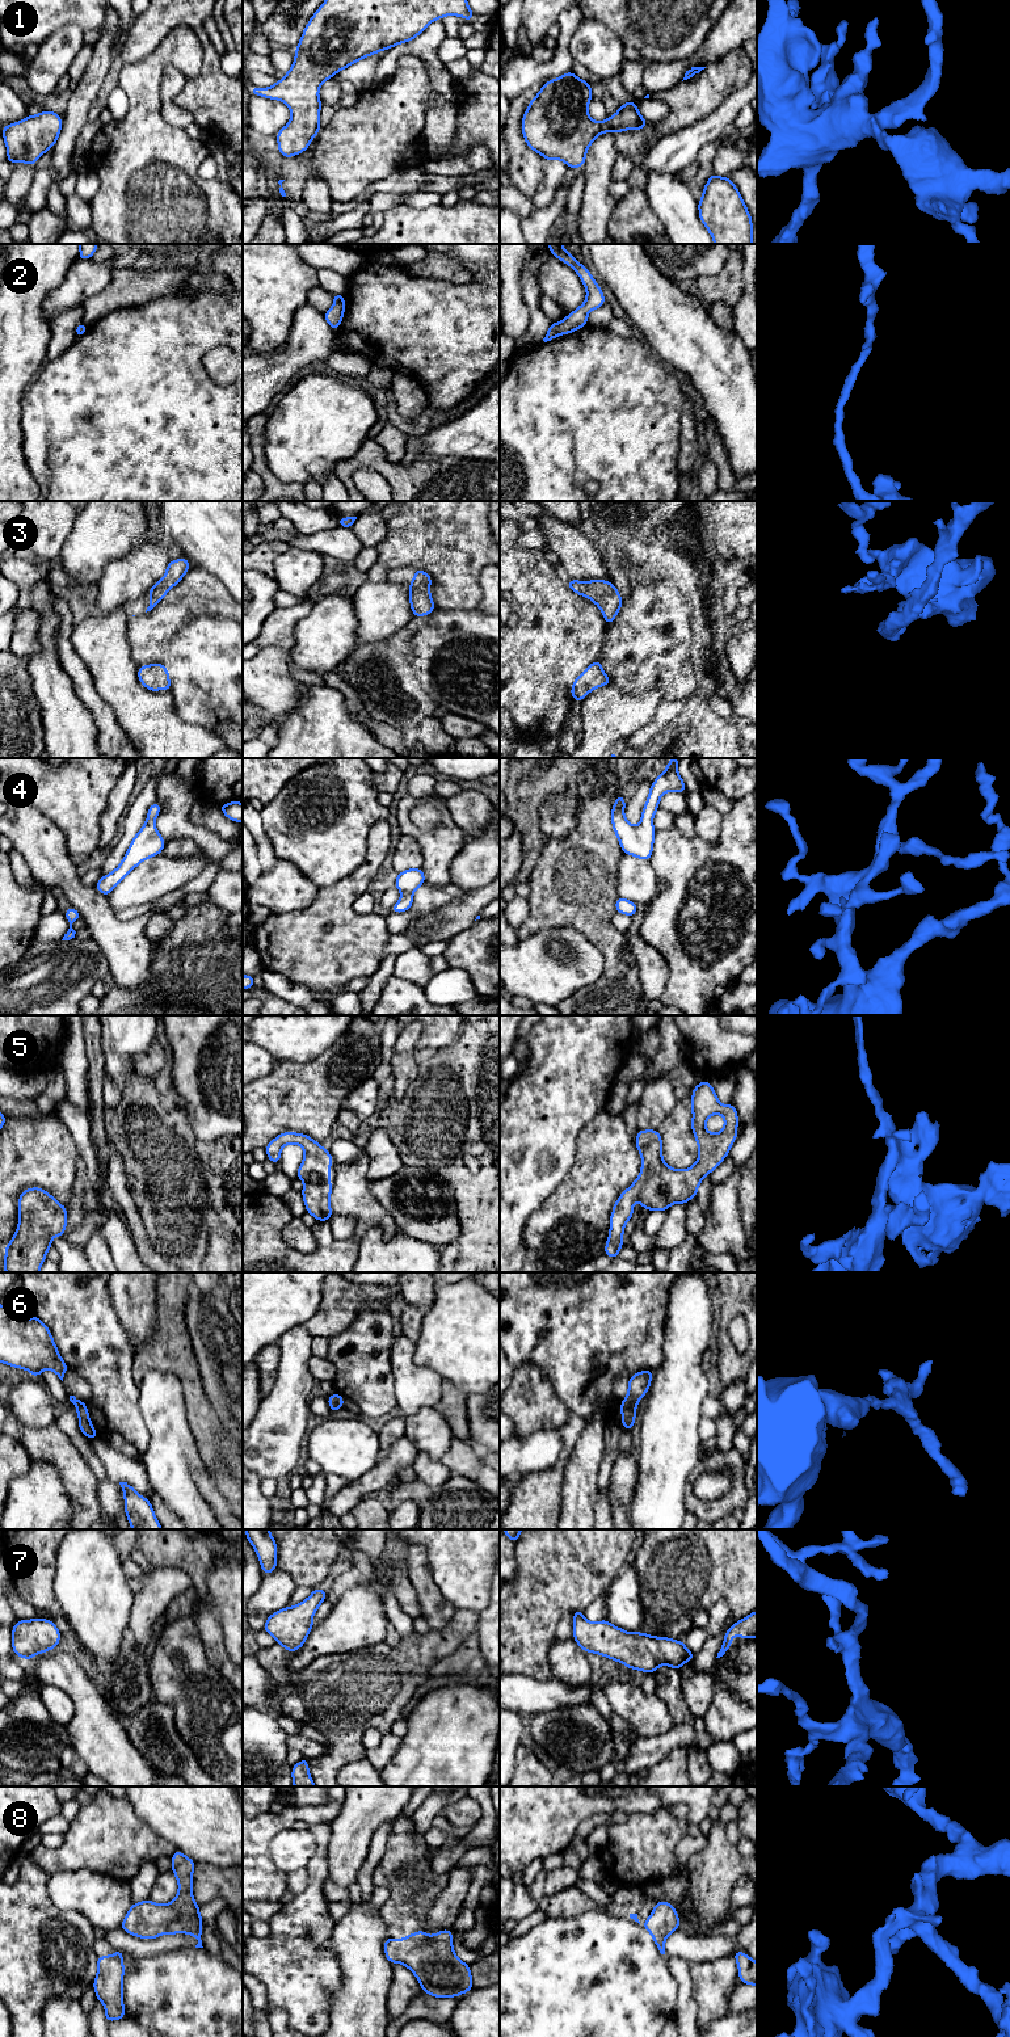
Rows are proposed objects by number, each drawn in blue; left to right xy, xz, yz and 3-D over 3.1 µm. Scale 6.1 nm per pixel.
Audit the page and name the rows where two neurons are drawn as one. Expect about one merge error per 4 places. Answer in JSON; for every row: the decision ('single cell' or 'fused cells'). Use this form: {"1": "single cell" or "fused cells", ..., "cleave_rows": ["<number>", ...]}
{"1": "single cell", "2": "single cell", "3": "single cell", "4": "single cell", "5": "single cell", "6": "single cell", "7": "single cell", "8": "single cell", "cleave_rows": []}

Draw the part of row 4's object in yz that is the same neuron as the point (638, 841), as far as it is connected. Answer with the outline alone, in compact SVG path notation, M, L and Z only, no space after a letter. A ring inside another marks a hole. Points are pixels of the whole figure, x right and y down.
M672 758L666 770L651 784L649 796L644 804L640 824L632 826L624 817L626 800L616 795L615 805L611 807L611 824L624 854L648 860L652 857L655 833L653 816L658 809L661 796L668 791L685 794L683 779L678 774L678 758Z

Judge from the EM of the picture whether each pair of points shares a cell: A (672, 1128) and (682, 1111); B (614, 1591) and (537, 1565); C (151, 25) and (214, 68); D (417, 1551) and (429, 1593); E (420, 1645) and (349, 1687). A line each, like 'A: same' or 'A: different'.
A: same
B: different
C: same
D: same
E: same

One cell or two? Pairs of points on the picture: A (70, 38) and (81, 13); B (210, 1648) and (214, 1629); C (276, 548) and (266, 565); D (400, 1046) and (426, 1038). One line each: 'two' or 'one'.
A: two
B: one
C: one
D: two

